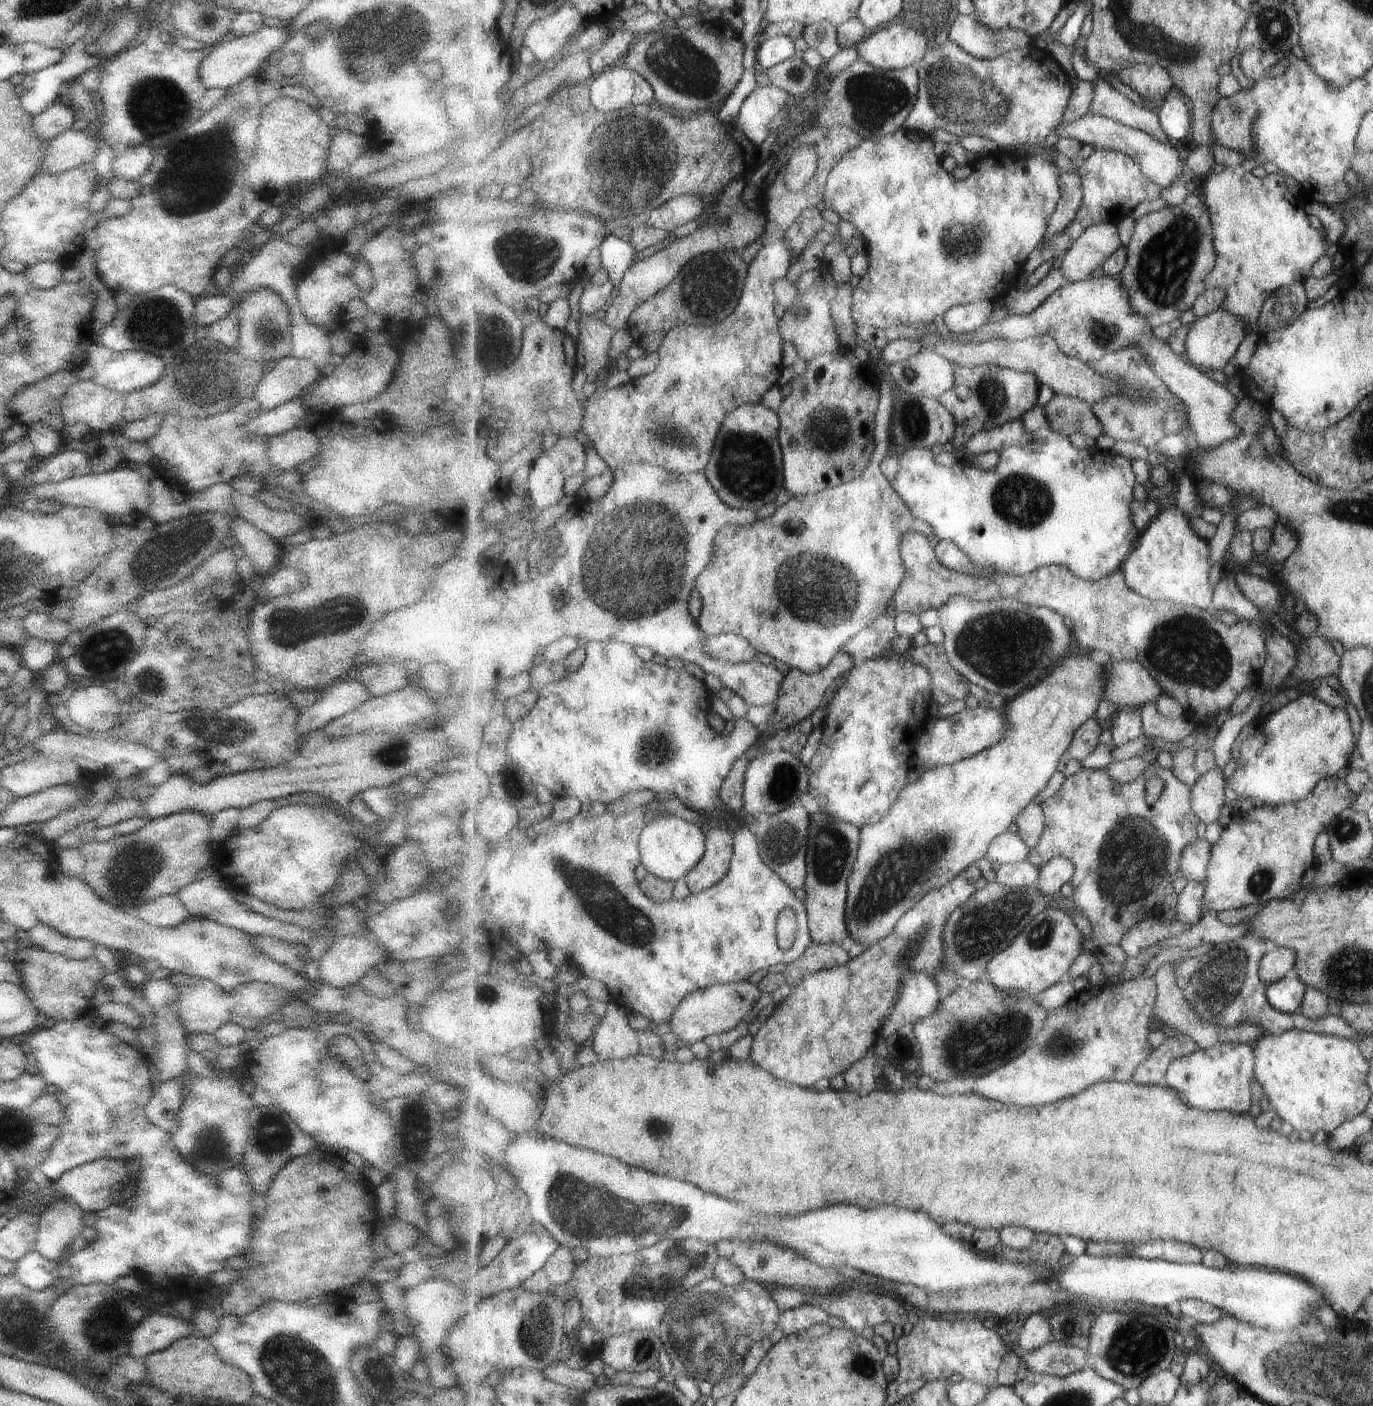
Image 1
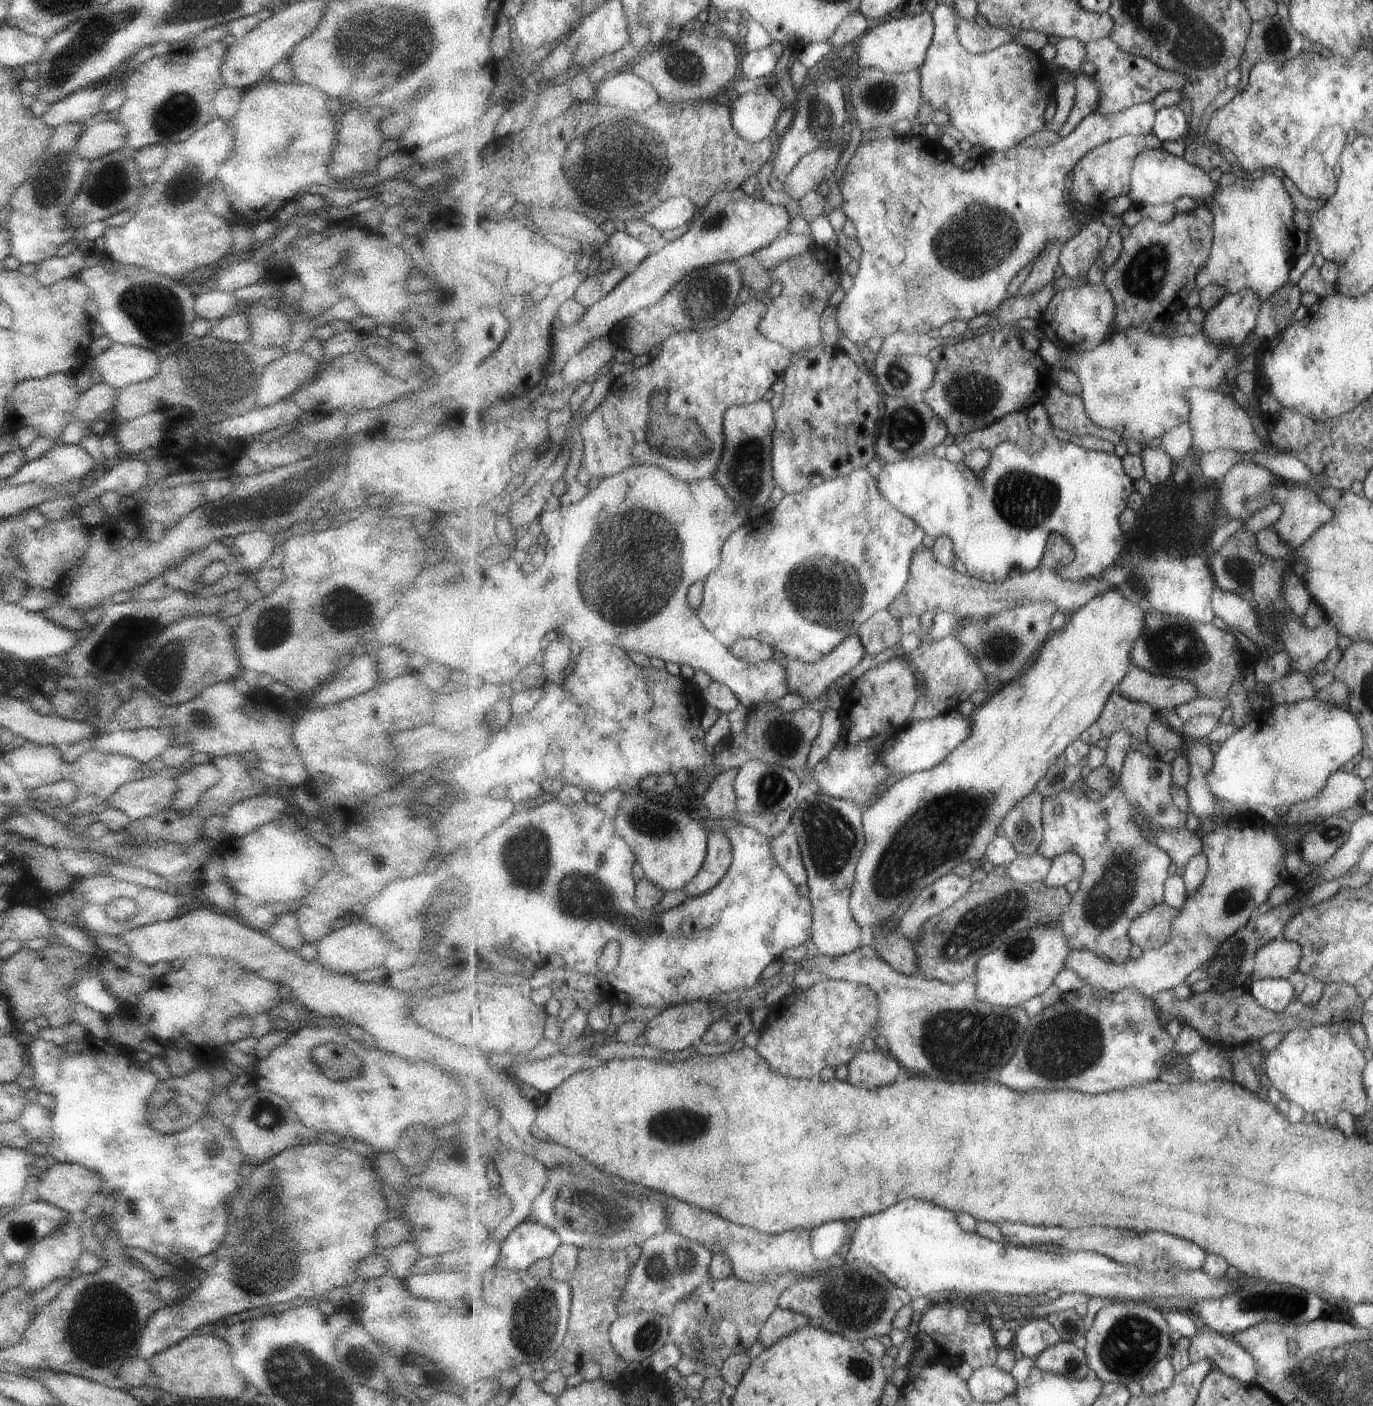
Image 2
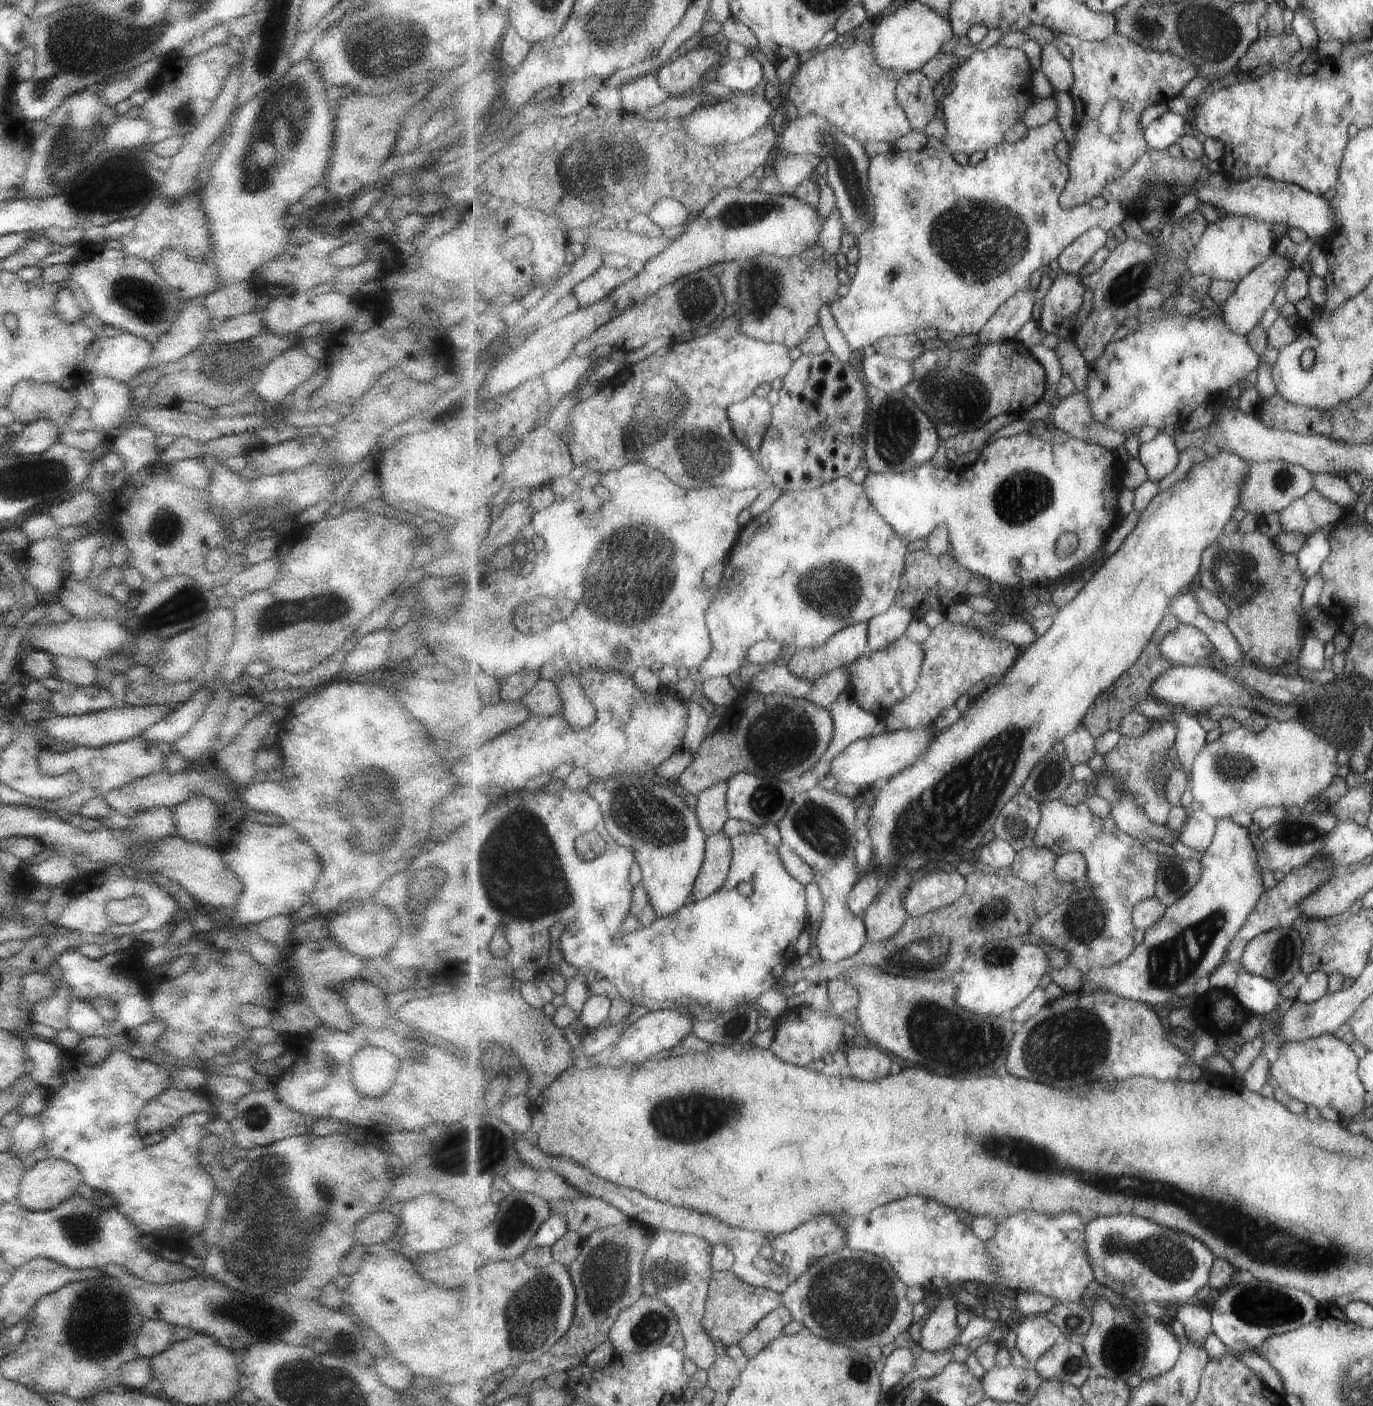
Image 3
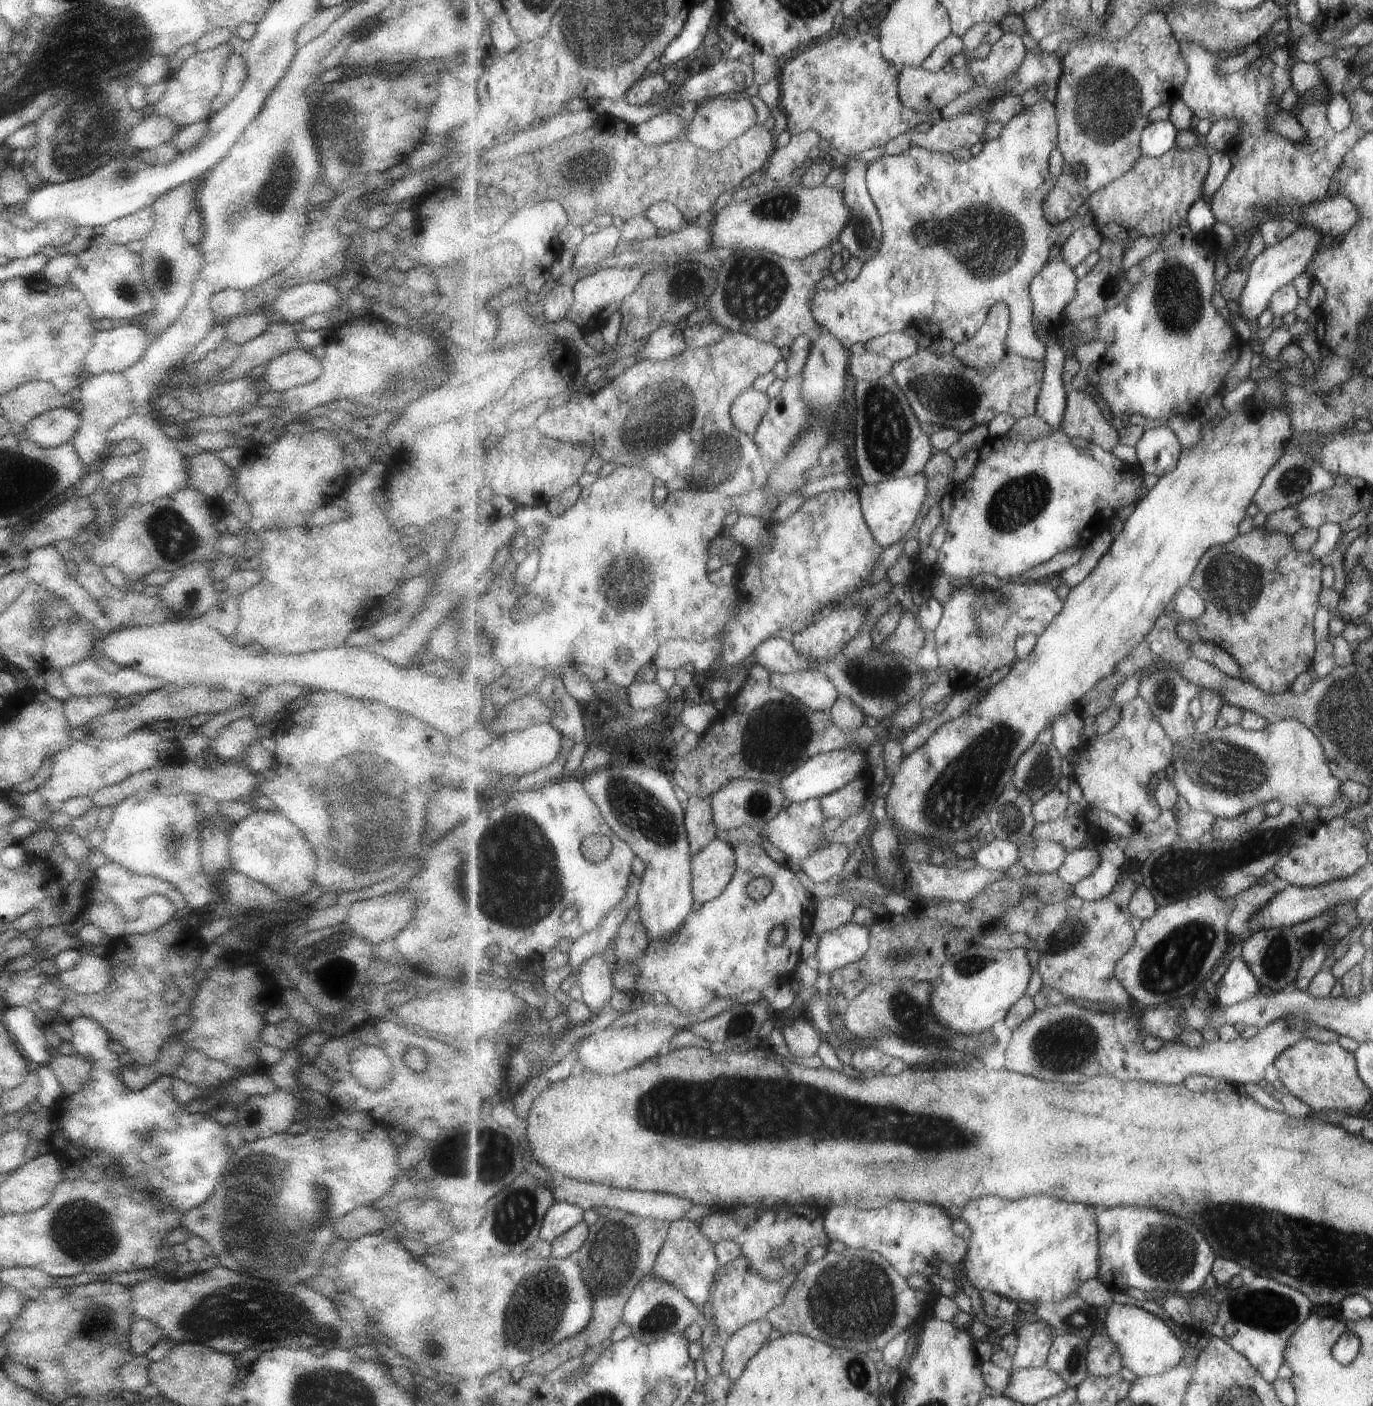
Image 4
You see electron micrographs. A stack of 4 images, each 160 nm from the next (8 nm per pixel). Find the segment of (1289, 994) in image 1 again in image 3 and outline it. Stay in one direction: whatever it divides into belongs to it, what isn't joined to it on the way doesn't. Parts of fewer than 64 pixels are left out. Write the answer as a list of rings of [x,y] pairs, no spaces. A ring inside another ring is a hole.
[[[1241,970],[1231,992],[1248,1015],[1265,1016],[1281,1006],[1281,990],[1283,986],[1276,981]]]

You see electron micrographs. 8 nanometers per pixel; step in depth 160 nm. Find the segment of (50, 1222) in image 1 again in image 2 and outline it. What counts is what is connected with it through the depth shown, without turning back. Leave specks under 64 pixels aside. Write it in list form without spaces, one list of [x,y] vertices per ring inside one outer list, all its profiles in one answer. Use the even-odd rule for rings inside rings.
[[[69,1213],[69,1224],[65,1224],[65,1228],[61,1228],[61,1232],[53,1232],[53,1236],[47,1236],[29,1250],[27,1257],[21,1262],[21,1270],[23,1270],[25,1278],[21,1280],[21,1284],[17,1284],[17,1288],[25,1290],[25,1294],[33,1294],[49,1286],[53,1280],[73,1278],[75,1264],[83,1250],[81,1230],[79,1230],[81,1220],[83,1220],[83,1213]]]

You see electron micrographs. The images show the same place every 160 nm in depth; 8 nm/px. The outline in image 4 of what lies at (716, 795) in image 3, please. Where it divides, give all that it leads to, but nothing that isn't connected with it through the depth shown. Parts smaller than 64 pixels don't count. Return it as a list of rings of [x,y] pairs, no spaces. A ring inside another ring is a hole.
[[[714,796],[711,798],[690,797],[686,803],[684,822],[688,833],[689,848],[693,856],[699,854],[717,836],[717,824],[713,818]]]

